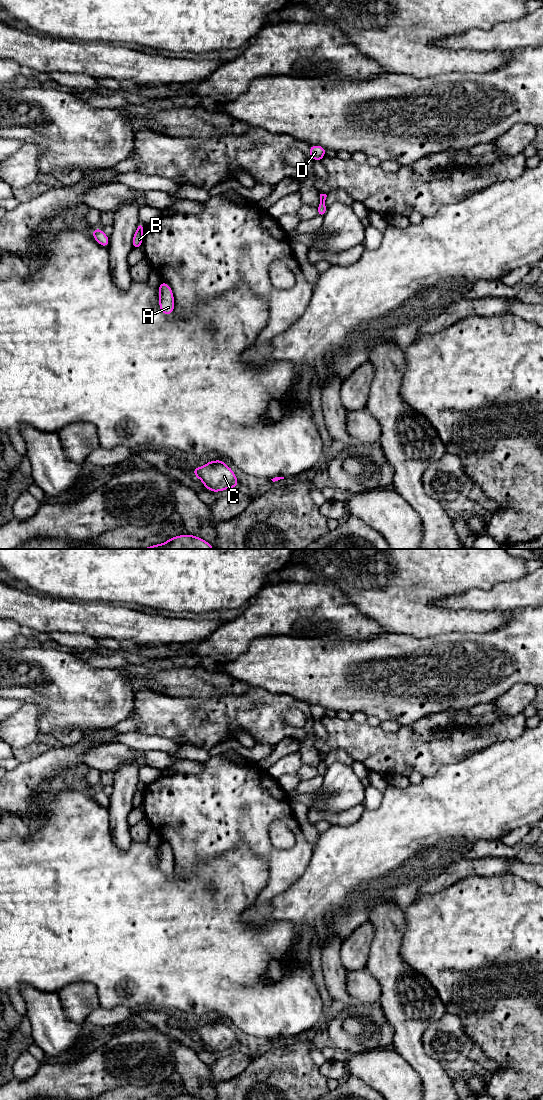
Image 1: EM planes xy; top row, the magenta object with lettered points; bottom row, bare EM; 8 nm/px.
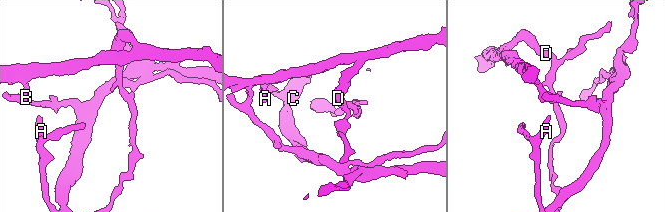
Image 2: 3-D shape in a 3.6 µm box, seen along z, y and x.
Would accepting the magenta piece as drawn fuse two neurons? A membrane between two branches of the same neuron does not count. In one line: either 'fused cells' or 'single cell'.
fused cells

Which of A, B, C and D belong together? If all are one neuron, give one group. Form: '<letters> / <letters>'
A B C / D

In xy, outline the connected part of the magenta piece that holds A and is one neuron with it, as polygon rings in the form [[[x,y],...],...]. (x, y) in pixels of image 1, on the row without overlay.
[[[164,841],[161,842],[159,848],[159,868],[165,875],[170,875],[174,872],[174,855],[171,847]]]

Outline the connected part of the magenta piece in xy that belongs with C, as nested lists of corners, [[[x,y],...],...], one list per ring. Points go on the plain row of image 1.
[[[220,1019],[211,1020],[202,1027],[194,1027],[193,1033],[202,1041],[204,1047],[213,1053],[238,1047],[234,1031]]]

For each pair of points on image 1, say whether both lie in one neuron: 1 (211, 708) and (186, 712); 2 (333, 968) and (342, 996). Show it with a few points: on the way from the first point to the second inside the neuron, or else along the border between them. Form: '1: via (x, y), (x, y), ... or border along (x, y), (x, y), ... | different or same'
1: via (205, 712), (192, 712) | same
2: via (335, 975), (337, 989) | same

